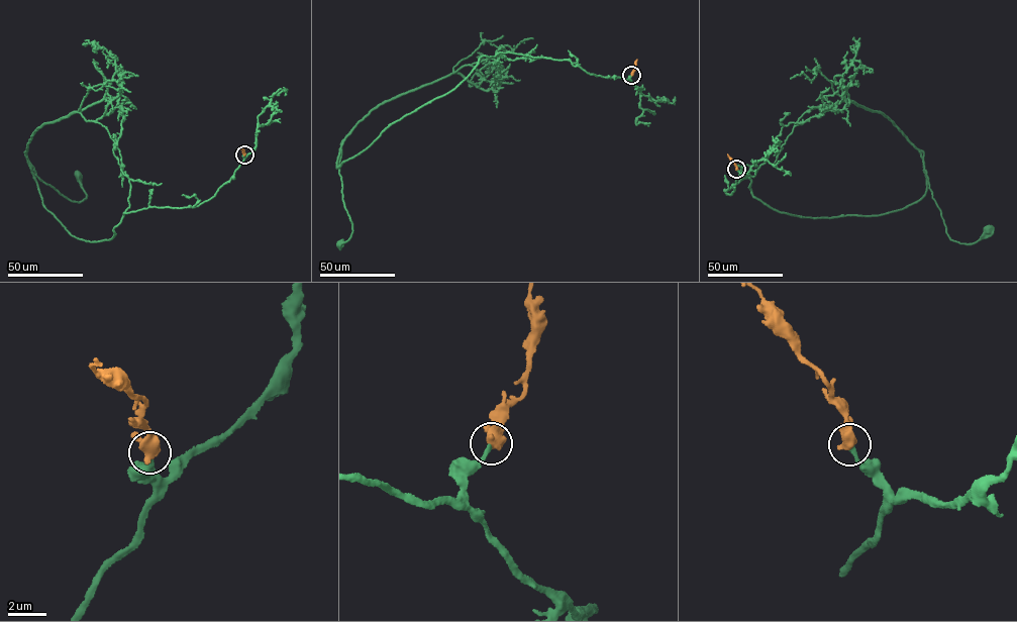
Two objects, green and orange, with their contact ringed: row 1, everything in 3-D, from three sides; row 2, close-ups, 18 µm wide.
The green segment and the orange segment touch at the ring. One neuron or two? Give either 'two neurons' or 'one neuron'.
one neuron

